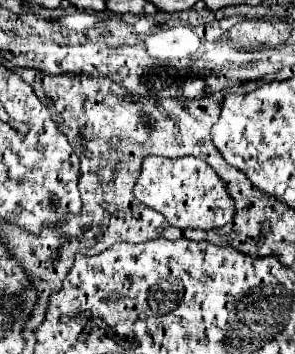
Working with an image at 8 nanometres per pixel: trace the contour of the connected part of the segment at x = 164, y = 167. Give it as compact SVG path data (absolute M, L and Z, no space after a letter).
M147 157L135 187L135 195L141 203L163 213L167 221L179 229L219 229L227 225L233 215L233 203L225 191L225 183L215 175L211 167L207 167L207 163L195 157Z

